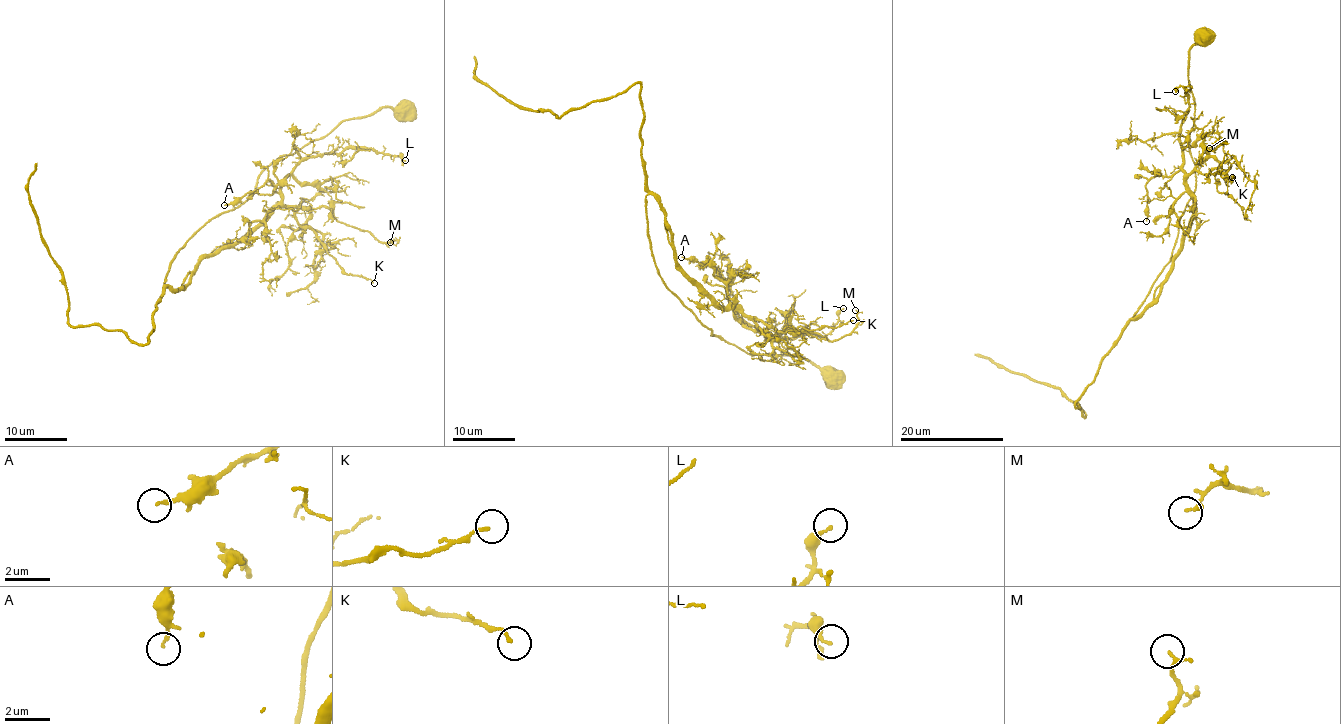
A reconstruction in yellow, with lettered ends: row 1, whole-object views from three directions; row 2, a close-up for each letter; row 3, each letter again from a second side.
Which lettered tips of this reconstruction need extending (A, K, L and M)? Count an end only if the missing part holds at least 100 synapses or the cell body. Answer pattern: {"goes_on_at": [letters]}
{"goes_on_at": []}

